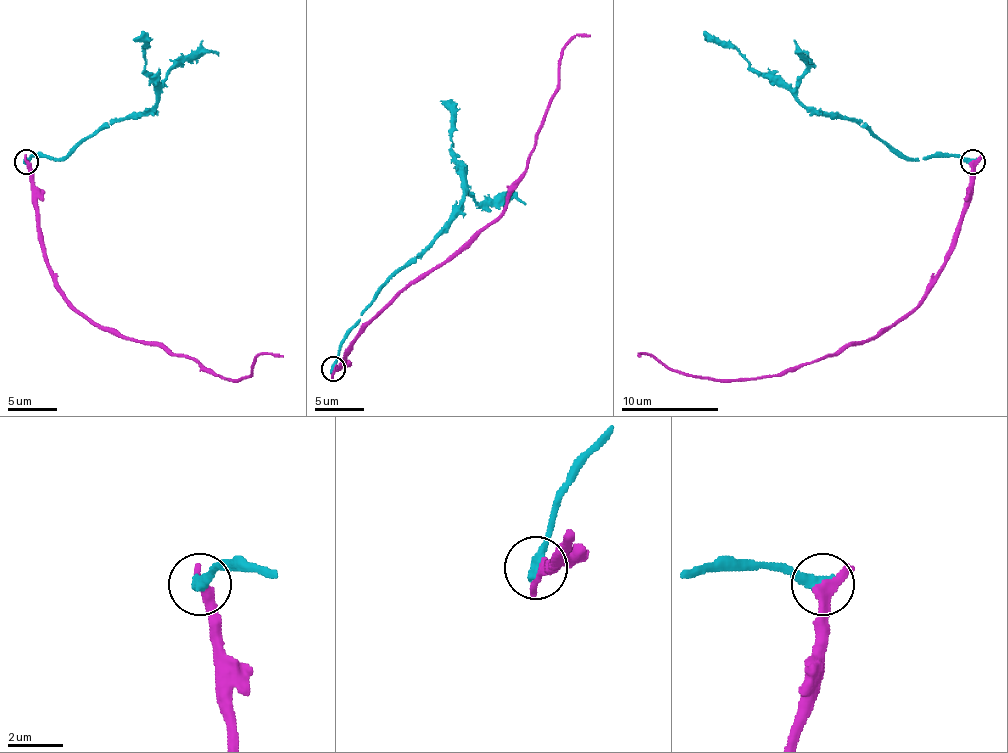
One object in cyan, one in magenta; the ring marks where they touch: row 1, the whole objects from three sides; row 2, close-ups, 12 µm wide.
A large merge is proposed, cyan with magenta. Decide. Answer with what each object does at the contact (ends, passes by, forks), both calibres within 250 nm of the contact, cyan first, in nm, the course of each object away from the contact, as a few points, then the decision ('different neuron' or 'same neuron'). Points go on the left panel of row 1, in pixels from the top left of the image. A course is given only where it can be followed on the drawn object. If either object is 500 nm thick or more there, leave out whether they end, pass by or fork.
cyan ends there; magenta passes by; 440 nm thick on the cyan side, 300 nm on the other; cyan runs (26, 162), (36, 155), (63, 160), (119, 118), (134, 118), (155, 104), (155, 79), (143, 67), (143, 31); magenta runs (26, 162), (41, 250), (56, 286), (78, 311), (228, 379), (248, 376), (260, 354), (282, 357); different neuron

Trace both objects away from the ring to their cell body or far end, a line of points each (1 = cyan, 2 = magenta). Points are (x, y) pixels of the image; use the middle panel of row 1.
1: (333, 369), (343, 335), (370, 301), (426, 247), (462, 199), (462, 165), (450, 150), (450, 99)
2: (333, 369), (385, 308), (499, 216), (555, 92), (557, 60), (577, 36), (589, 36)

